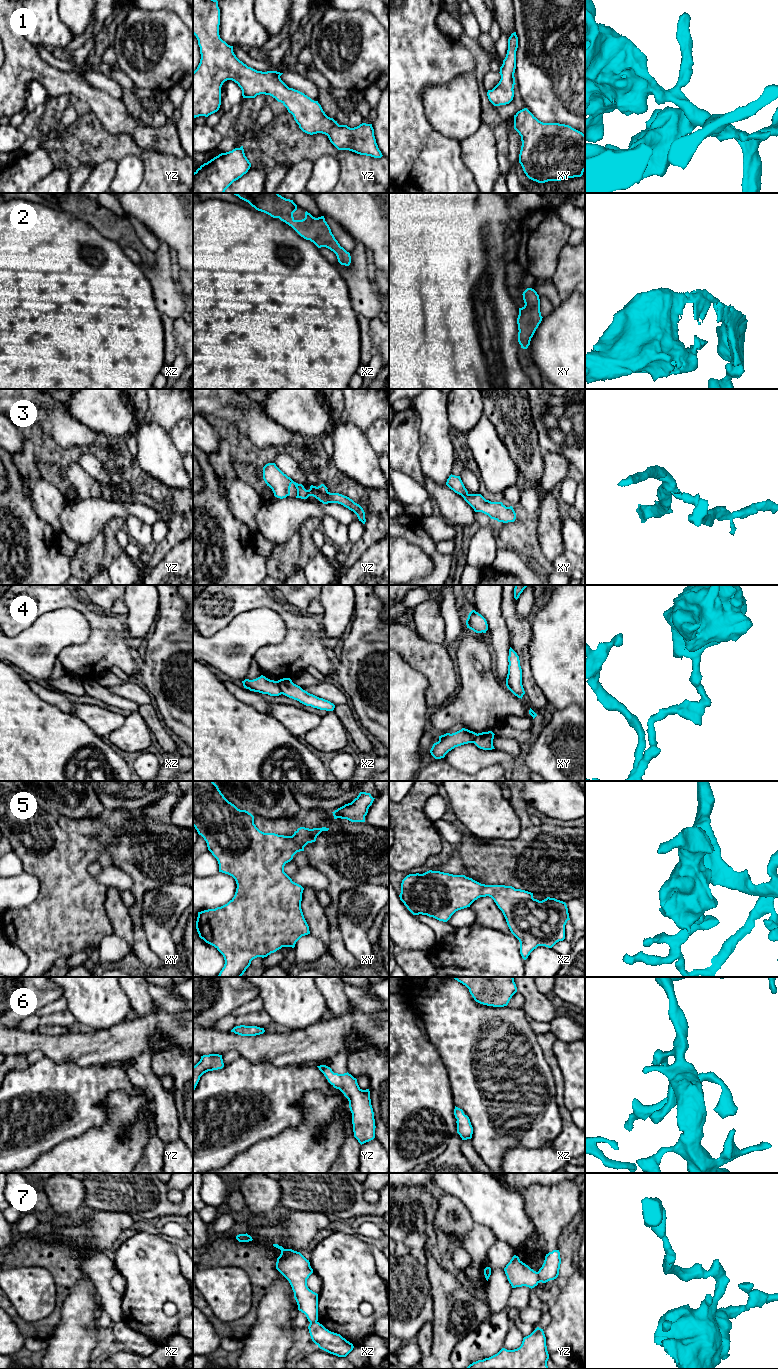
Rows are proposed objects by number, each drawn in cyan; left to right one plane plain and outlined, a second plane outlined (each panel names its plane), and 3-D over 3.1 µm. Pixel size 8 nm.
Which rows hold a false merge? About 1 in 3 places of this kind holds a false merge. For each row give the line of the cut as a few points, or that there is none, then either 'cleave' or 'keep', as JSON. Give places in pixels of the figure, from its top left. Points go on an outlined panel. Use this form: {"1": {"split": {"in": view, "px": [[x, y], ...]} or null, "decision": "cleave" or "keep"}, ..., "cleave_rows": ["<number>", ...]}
{"1": {"split": null, "decision": "keep"}, "2": {"split": null, "decision": "keep"}, "3": {"split": null, "decision": "keep"}, "4": {"split": {"in": "xz", "px": [[277, 681], [282, 693]]}, "decision": "cleave"}, "5": {"split": null, "decision": "keep"}, "6": {"split": null, "decision": "keep"}, "7": {"split": {"in": "yz", "px": [[536, 1272], [541, 1281]]}, "decision": "cleave"}, "cleave_rows": ["4", "7"]}

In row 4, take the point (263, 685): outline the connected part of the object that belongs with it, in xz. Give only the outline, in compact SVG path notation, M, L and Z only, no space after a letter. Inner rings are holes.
M263 675L253 680L245 679L242 683L244 688L250 691L268 694L270 696L279 696L282 694L278 681L270 680Z

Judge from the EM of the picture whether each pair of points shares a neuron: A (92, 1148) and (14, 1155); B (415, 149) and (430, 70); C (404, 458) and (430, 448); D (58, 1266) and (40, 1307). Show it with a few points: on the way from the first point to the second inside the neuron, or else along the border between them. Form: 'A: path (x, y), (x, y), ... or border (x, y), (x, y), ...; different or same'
A: border (66, 1139), (43, 1152), (32, 1162); different
B: path (413, 129), (413, 90); same
C: border (419, 428), (419, 461), (420, 469), (424, 474); different
D: border (33, 1266), (50, 1273), (56, 1301); different

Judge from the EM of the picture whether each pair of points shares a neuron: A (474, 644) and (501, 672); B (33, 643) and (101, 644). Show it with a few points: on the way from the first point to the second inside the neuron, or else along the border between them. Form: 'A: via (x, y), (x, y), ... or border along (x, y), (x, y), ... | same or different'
A: border along (494, 672), (497, 679), (505, 686) | different
B: border along (88, 622), (89, 637), (58, 655) | different

